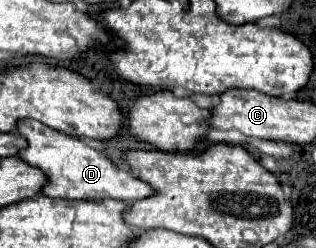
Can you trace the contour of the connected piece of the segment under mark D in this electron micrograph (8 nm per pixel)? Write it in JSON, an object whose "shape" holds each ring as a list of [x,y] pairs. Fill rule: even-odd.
{"shape":[[[33,119],[17,121],[17,133],[23,139],[27,139],[27,147],[19,151],[19,157],[43,171],[47,181],[41,187],[41,193],[47,197],[53,199],[55,197],[59,199],[107,199],[109,197],[109,199],[119,199],[129,203],[141,197],[149,197],[149,193],[153,193],[149,185],[139,181],[129,171],[119,169],[101,151],[95,151],[93,147],[85,145],[77,137],[55,131]]]}

